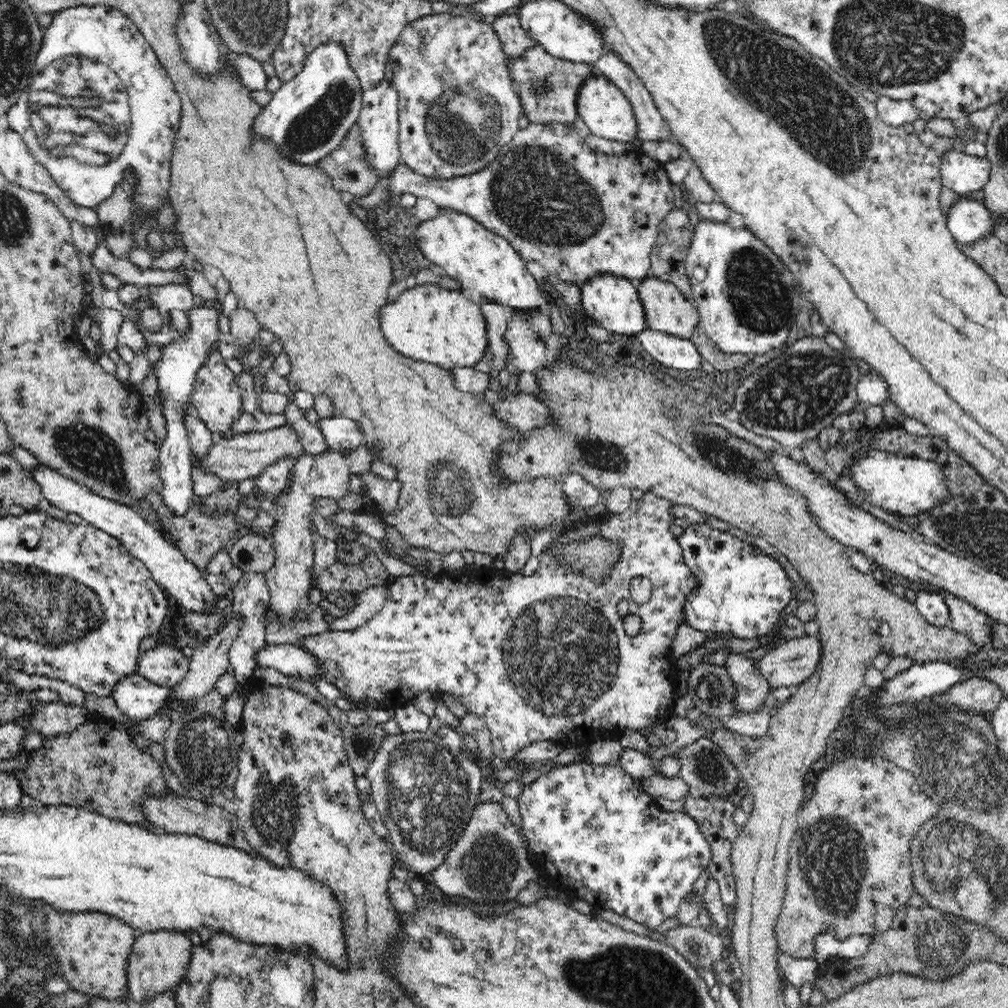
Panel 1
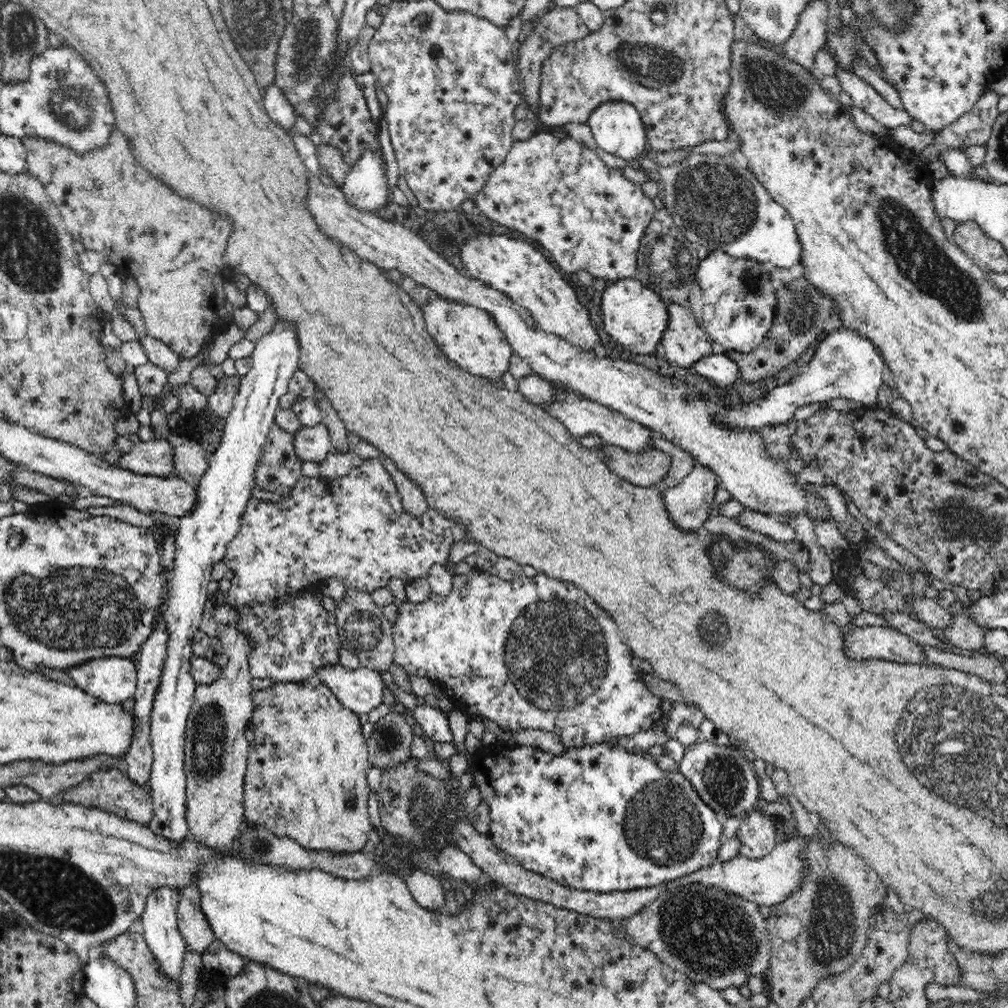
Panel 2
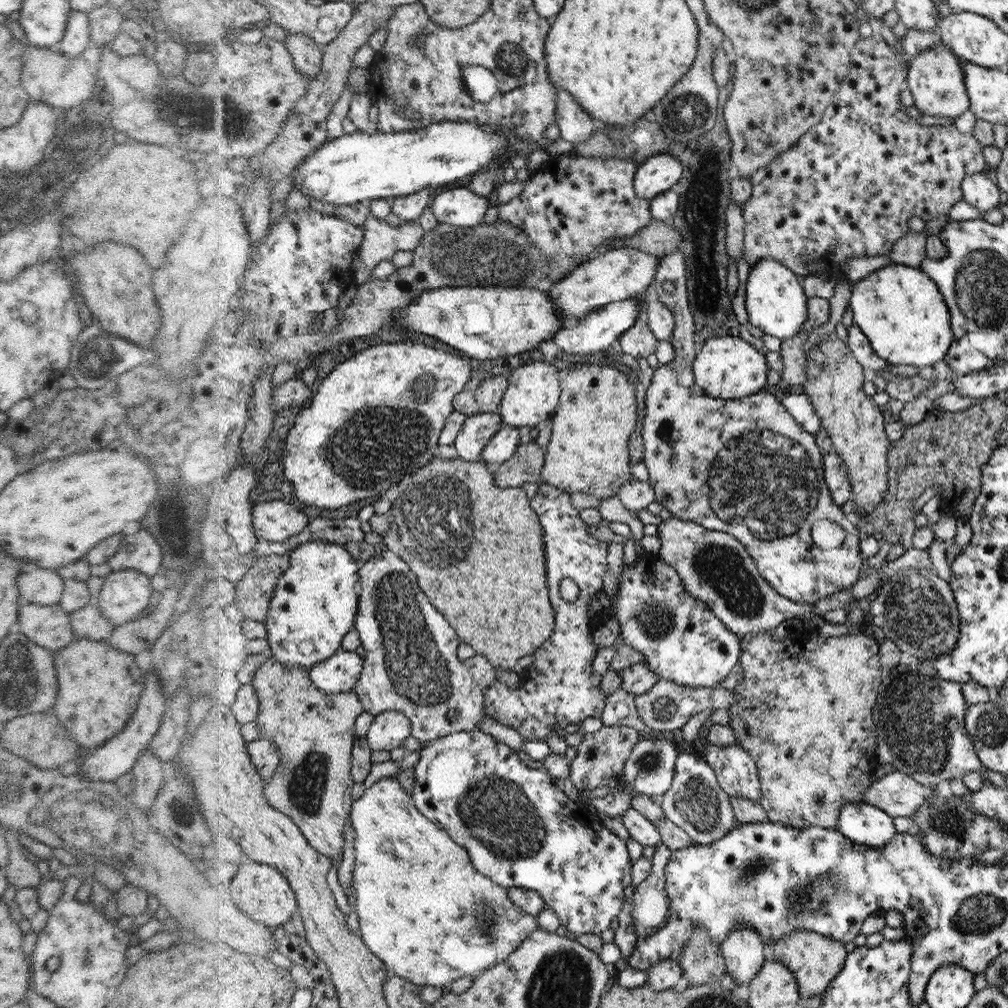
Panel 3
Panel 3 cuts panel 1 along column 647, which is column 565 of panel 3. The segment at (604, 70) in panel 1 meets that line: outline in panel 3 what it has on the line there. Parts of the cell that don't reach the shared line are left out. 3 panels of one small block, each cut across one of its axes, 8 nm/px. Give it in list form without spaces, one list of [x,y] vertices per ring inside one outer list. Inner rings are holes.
[[[557,89],[555,123],[561,138],[574,144],[588,141],[594,131],[592,118],[576,103],[568,89]]]

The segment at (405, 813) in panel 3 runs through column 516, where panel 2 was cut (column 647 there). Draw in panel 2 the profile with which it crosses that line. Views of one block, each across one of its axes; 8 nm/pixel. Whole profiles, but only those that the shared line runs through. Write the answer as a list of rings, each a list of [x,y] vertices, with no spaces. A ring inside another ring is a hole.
[[[692,882],[678,888],[667,888],[640,911],[620,920],[608,919],[607,922],[613,934],[621,934],[623,940],[648,949],[660,957],[660,961],[666,966],[688,975],[688,980],[693,984],[699,982],[710,985],[712,989],[722,992],[731,986],[743,988],[744,985],[747,986],[750,975],[761,976],[770,968],[772,935],[767,919],[762,917],[758,908],[758,903],[744,898],[743,895]]]

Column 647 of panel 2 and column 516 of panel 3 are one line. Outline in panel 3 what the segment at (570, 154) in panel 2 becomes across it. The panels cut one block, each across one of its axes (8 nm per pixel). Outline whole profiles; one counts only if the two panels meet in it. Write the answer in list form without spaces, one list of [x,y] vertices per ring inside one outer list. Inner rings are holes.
[[[580,155],[554,156],[545,161],[525,180],[520,195],[498,207],[498,219],[520,228],[526,238],[544,254],[549,268],[539,289],[545,291],[583,263],[590,252],[606,246],[612,238],[634,236],[638,230],[646,229],[653,222],[650,200],[637,194],[633,179],[636,177],[638,162],[633,159],[616,157],[584,157]]]

